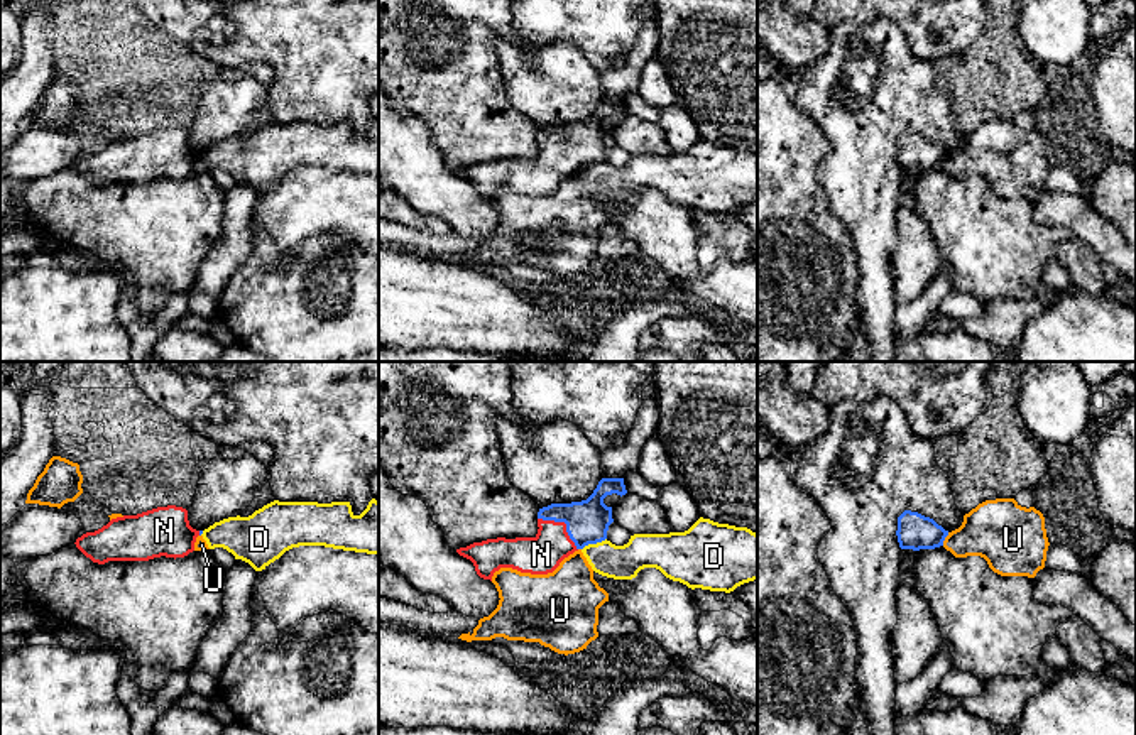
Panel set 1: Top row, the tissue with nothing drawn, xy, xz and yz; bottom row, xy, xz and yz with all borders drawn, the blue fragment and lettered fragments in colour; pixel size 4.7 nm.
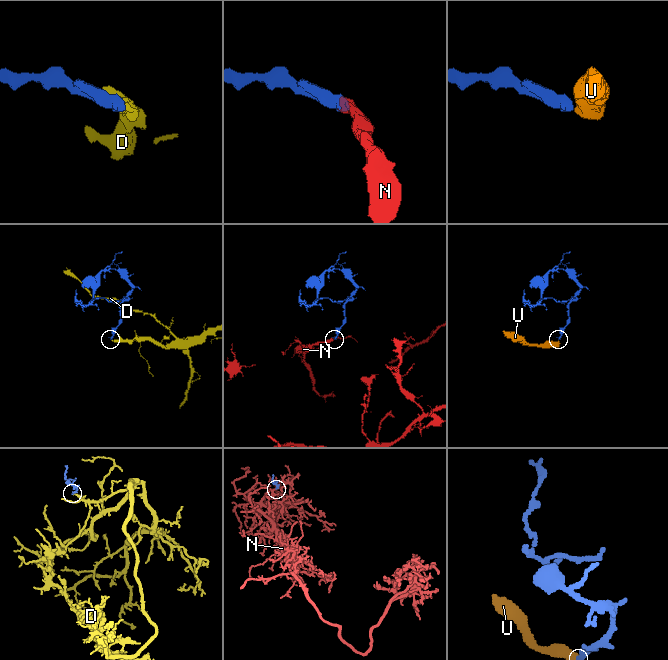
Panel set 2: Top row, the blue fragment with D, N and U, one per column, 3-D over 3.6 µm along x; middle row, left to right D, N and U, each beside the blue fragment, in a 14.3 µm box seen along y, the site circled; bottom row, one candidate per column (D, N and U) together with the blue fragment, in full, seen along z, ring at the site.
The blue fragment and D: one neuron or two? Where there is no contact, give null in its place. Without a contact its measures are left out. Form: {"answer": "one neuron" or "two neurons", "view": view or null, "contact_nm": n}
{"answer": "two neurons", "view": "xz", "contact_nm": 130}

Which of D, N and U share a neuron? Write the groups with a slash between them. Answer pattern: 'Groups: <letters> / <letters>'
Groups: D U / N

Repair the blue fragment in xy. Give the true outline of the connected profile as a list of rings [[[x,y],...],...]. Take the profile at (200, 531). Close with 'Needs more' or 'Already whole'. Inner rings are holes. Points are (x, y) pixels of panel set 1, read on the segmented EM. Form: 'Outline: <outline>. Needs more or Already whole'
Outline: [[[176,505],[157,507],[137,515],[112,519],[95,532],[76,539],[76,547],[93,563],[149,561],[184,558],[194,551],[203,531],[189,525],[188,510]]]. Needs more

